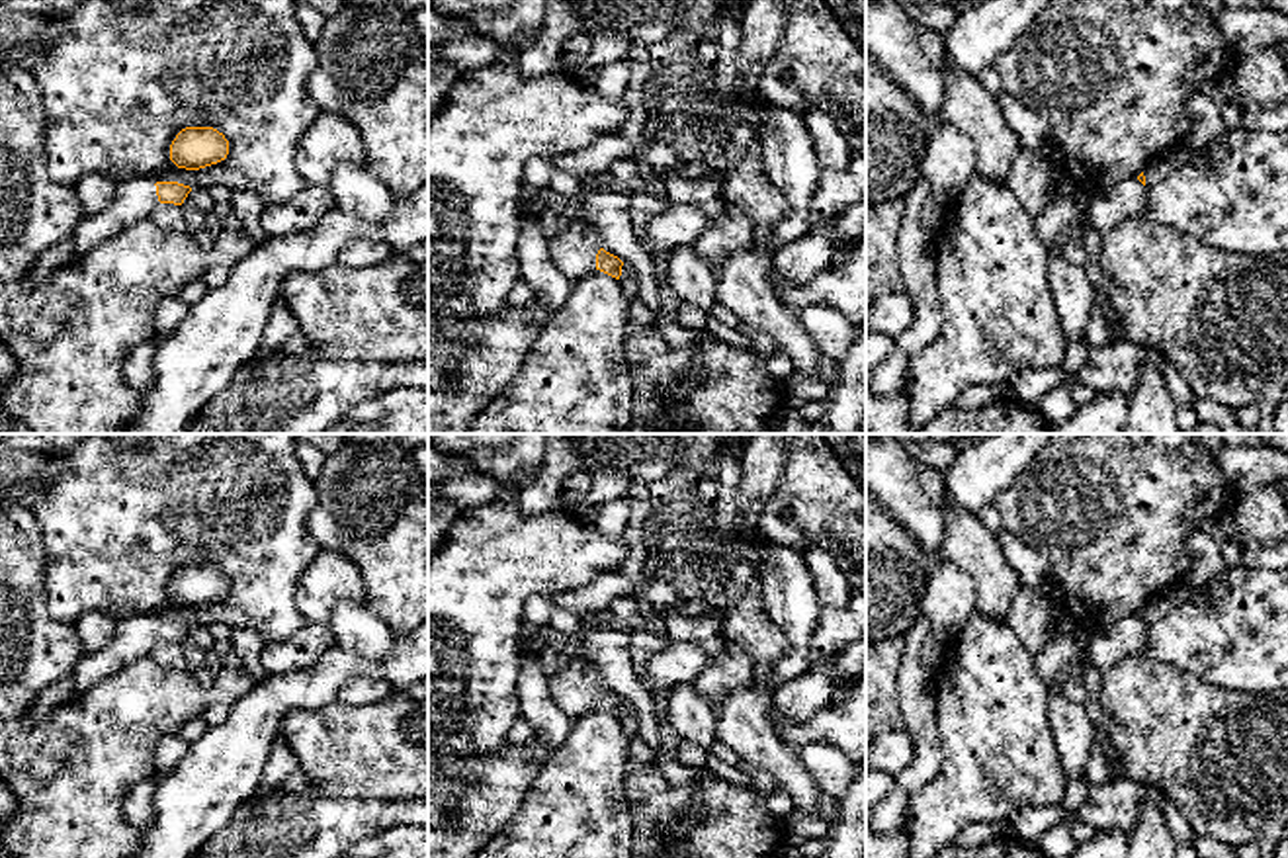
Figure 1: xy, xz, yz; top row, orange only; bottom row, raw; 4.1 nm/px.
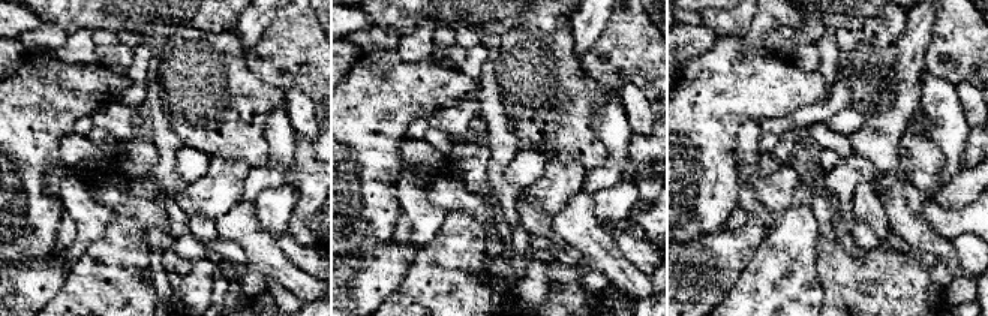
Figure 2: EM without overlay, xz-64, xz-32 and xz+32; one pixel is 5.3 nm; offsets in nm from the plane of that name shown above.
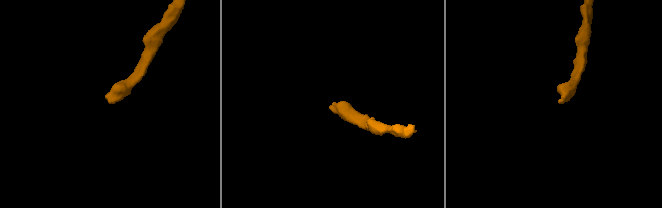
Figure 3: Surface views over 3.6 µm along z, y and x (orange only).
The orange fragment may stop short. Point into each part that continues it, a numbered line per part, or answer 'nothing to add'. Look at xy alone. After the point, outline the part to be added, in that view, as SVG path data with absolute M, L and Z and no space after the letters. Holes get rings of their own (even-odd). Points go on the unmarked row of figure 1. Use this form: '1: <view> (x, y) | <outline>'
1: xy (135, 636) | M149 616L119 620L113 641L98 653L84 653L74 666L74 688L68 702L78 702L106 676L125 668L137 659L149 657L156 643L156 623Z

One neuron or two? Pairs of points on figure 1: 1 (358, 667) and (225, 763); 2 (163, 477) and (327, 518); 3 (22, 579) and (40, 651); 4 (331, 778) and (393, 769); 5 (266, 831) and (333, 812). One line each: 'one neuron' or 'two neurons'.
1: one neuron
2: two neurons
3: one neuron
4: one neuron
5: one neuron

